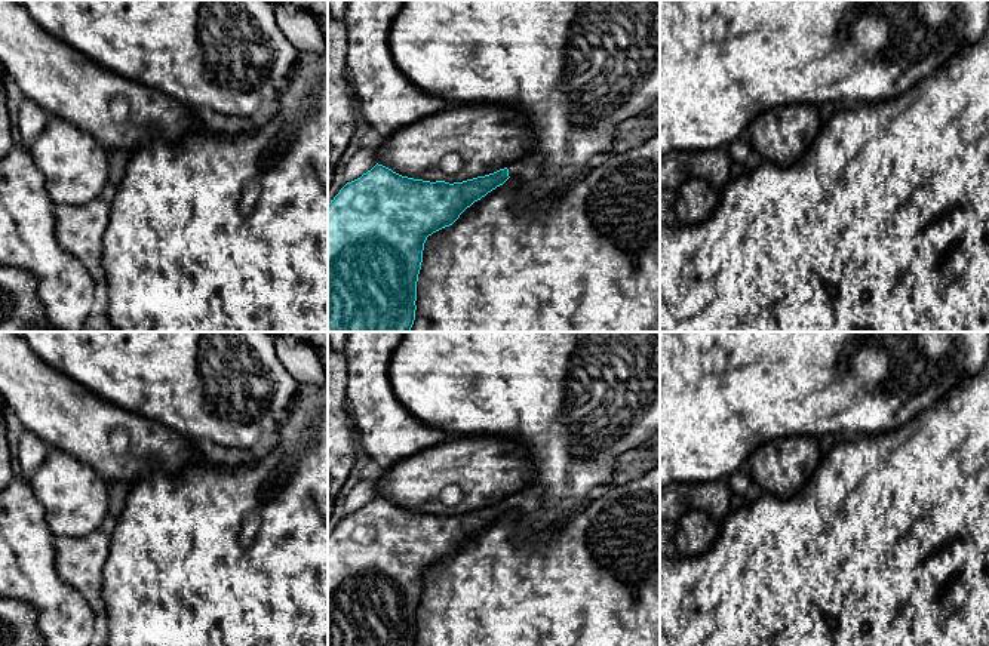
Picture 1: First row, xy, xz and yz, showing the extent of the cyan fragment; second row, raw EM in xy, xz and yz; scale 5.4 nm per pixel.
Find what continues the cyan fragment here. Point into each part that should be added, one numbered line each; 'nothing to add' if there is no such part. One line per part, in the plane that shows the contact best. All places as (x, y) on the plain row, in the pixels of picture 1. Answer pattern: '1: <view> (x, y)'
1: xz (528, 501)

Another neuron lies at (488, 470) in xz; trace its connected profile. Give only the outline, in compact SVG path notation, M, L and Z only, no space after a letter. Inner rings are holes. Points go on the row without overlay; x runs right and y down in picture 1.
M460 437L424 449L383 473L375 480L377 495L393 504L423 513L463 514L477 508L510 501L532 482L532 456L517 442L503 437ZM457 484L463 499L455 507L442 502L440 493L446 486Z

